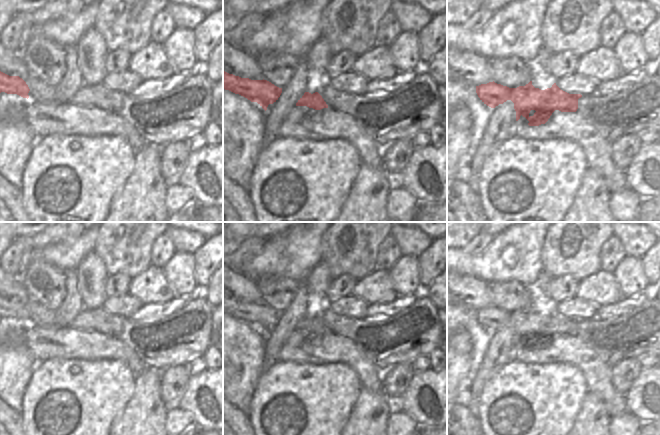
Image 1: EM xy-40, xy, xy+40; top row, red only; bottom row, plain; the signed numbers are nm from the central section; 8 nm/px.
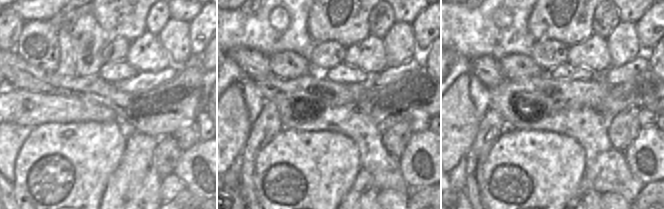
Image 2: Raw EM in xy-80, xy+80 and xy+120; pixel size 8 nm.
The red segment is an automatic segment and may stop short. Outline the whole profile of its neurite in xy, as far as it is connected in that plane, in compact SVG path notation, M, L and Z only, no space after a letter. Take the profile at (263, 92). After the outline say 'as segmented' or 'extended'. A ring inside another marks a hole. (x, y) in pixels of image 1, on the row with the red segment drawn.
M223 71L223 89L239 94L251 102L257 102L265 111L282 93L282 88L267 80L241 78L225 71Z | as segmented

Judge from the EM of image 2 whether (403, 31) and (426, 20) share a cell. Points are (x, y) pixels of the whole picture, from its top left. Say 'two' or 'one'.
two

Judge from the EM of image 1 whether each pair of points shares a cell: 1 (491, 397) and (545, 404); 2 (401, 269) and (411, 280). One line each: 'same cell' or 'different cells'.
1: same cell
2: same cell

